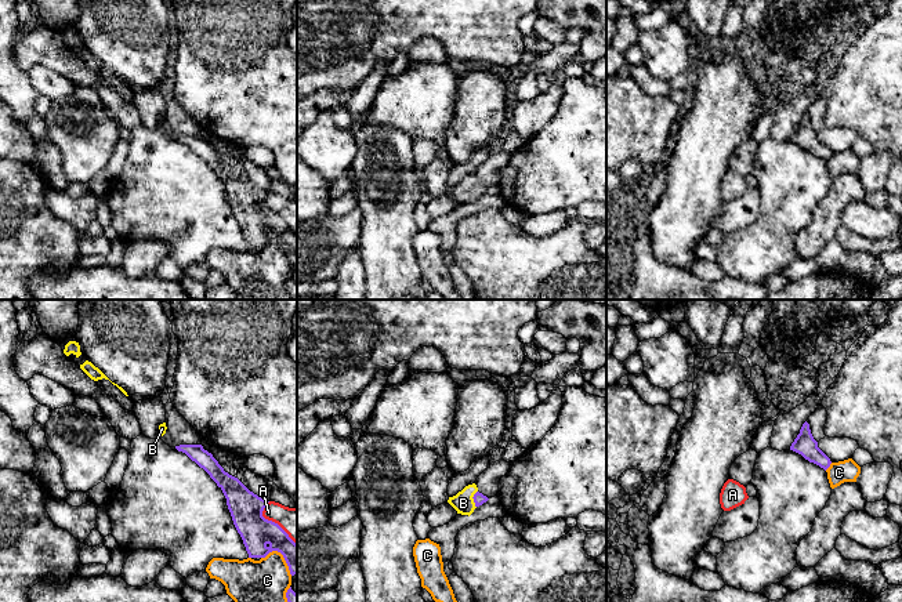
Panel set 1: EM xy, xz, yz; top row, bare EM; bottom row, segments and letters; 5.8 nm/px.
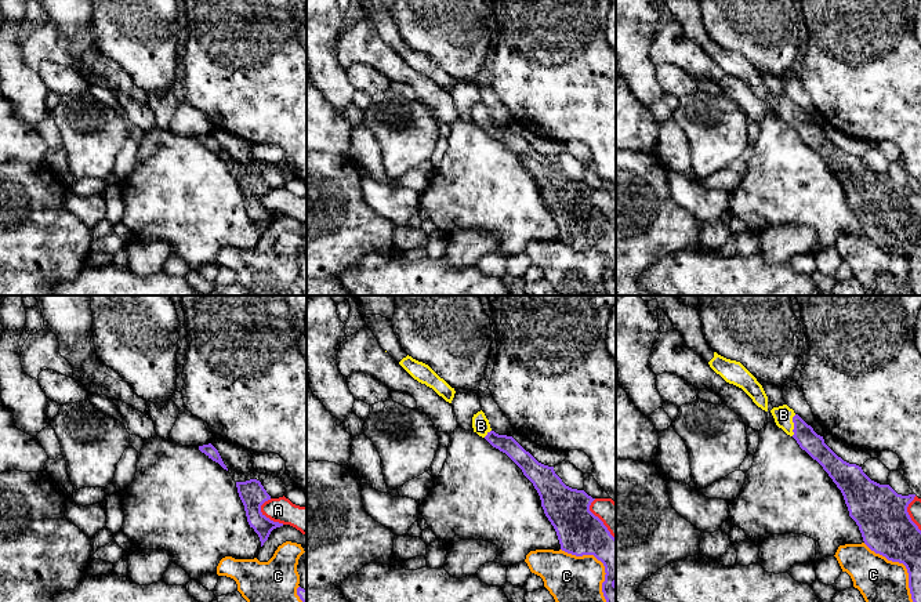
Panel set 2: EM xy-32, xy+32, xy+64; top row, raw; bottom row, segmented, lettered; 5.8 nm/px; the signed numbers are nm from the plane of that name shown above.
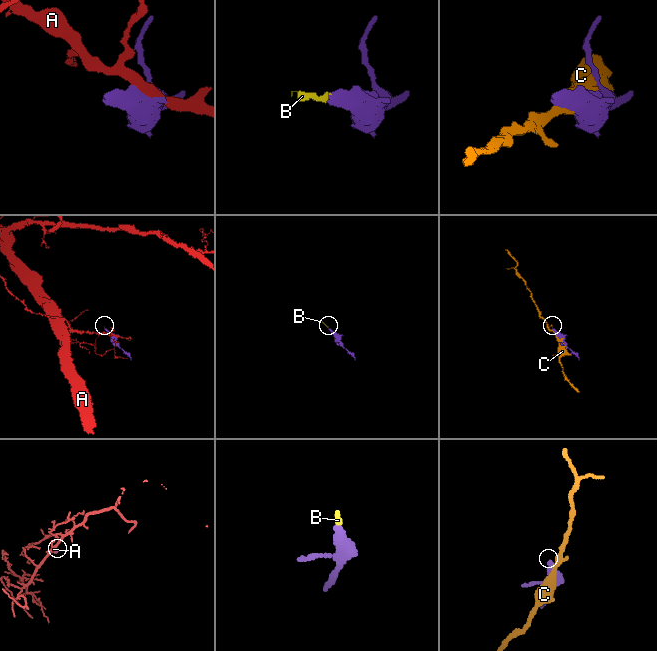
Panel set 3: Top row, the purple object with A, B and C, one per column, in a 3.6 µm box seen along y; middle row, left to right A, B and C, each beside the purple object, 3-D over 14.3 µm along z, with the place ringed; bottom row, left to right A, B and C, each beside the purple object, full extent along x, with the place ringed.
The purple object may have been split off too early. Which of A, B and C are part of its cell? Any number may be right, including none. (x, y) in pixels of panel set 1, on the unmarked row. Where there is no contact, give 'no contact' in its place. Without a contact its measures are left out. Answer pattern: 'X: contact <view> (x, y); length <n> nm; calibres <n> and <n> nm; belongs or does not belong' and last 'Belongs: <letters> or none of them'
A: contact xy (274, 213); length 300 nm; calibres 190 and 170 nm; does not belong
B: contact xz (473, 188); length 100 nm; calibres 70 and 120 nm; belongs
C: contact xy (282, 245); length 220 nm; calibres 190 and 320 nm; does not belong
Belongs: B

